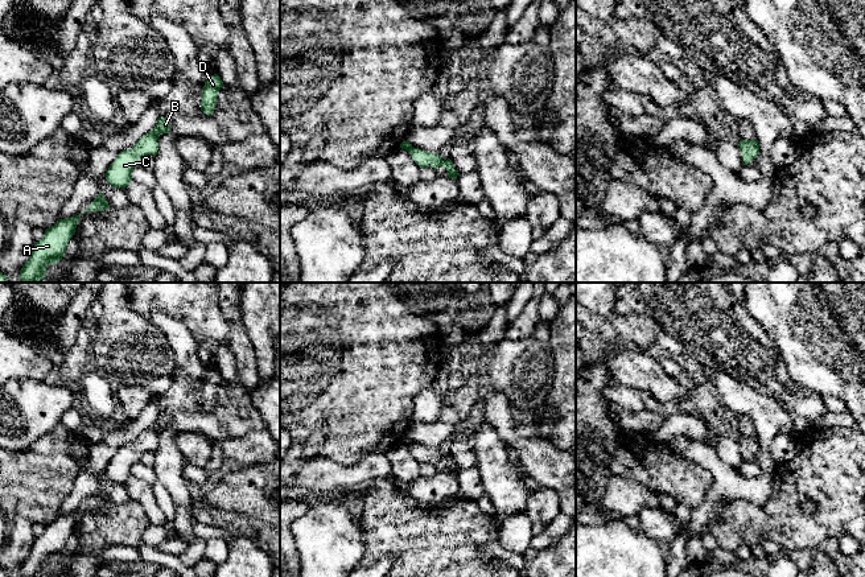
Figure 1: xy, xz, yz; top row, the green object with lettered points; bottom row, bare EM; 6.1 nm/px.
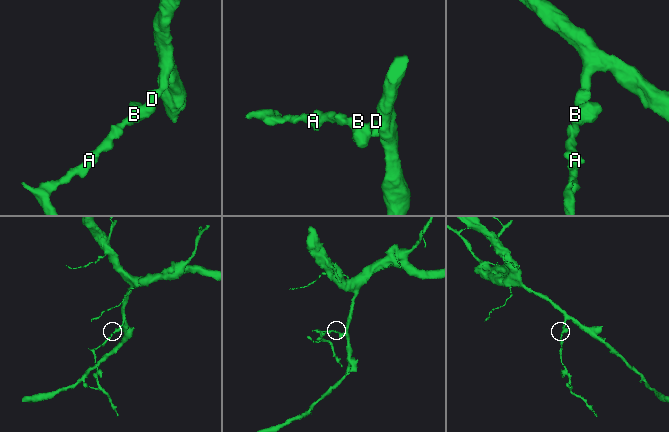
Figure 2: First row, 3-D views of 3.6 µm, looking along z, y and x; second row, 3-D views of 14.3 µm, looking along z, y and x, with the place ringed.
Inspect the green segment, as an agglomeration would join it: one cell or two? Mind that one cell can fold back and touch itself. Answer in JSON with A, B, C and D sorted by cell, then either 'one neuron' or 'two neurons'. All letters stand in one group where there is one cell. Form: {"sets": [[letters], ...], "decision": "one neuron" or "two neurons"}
{"sets": [["A", "B", "C", "D"]], "decision": "one neuron"}

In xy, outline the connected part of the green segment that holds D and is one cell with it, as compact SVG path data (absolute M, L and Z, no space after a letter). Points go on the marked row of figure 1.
M214 74L205 82L202 91L201 110L206 115L211 115L215 110L217 96L223 82L219 75Z

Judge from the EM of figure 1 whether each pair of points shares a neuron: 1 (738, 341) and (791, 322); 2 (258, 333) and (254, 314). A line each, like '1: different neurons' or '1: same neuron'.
1: different neurons
2: same neuron

